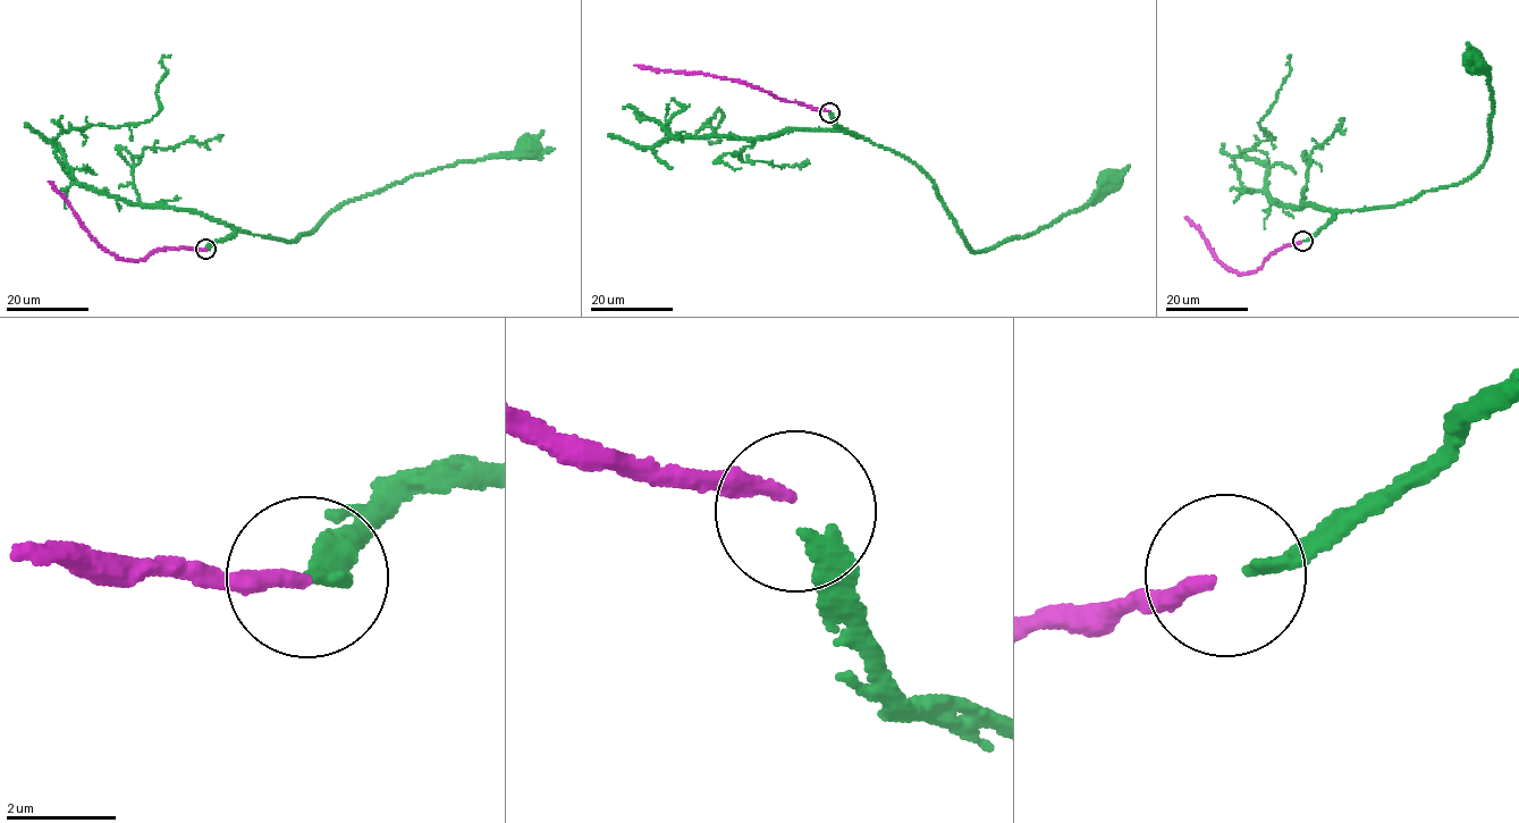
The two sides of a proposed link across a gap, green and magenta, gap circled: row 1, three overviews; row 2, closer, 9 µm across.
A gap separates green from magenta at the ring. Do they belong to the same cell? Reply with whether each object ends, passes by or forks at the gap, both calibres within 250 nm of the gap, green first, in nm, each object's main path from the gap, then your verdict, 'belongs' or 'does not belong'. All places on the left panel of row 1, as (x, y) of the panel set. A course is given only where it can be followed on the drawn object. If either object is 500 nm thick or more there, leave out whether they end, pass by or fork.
green ends | magenta ends | 300/260 nm | green via (205, 250), (243, 232), (295, 242), (330, 211), (416, 175), (528, 150) | magenta via (205, 249), (160, 248), (141, 260), (116, 258), (99, 246), (49, 181) | does not belong

